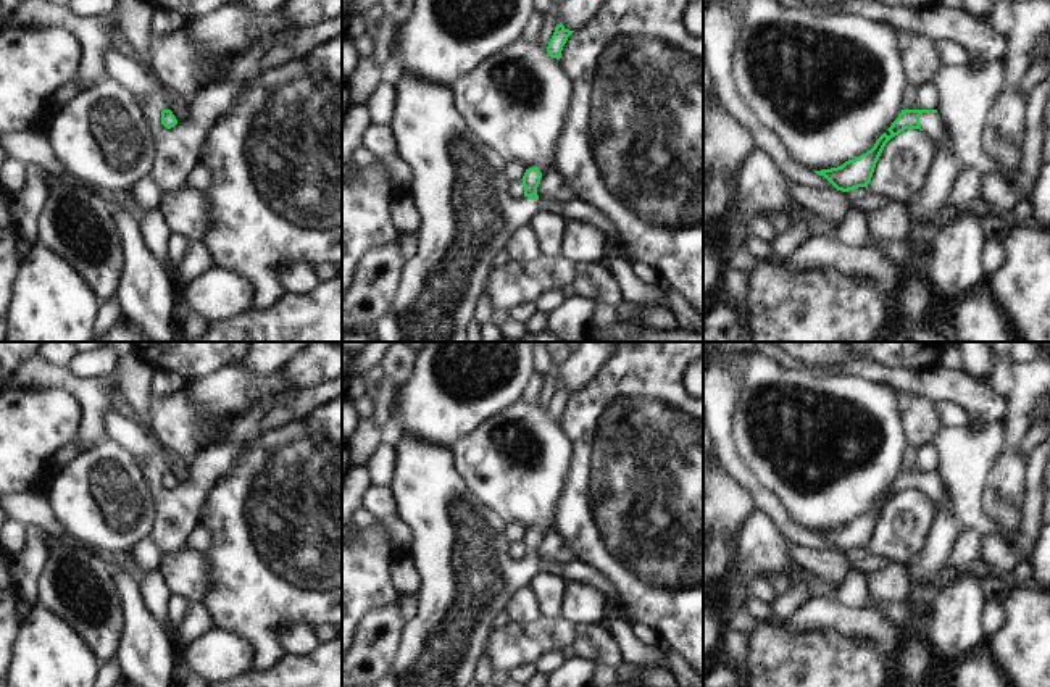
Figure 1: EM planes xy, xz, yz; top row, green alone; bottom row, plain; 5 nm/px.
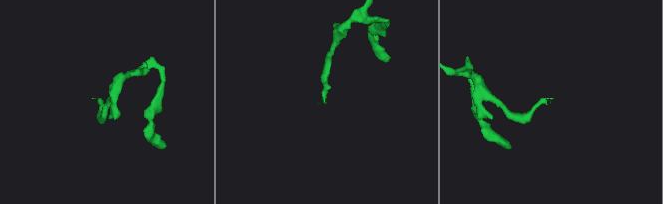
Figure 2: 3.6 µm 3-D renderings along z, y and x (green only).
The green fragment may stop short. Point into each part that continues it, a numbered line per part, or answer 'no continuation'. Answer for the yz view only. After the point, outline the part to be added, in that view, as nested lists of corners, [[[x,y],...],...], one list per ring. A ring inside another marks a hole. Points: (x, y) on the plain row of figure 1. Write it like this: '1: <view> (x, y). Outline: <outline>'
1: yz (931, 484). Outline: [[[939,473],[923,474],[919,487],[929,497],[935,511],[948,500],[948,489]]]

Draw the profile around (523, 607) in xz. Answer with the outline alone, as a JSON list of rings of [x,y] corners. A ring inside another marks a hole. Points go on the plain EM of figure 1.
[[[529,585],[518,589],[508,600],[505,611],[510,622],[532,622],[540,618],[539,602]]]

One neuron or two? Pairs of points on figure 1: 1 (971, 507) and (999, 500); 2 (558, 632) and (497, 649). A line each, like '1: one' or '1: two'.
1: two
2: one

